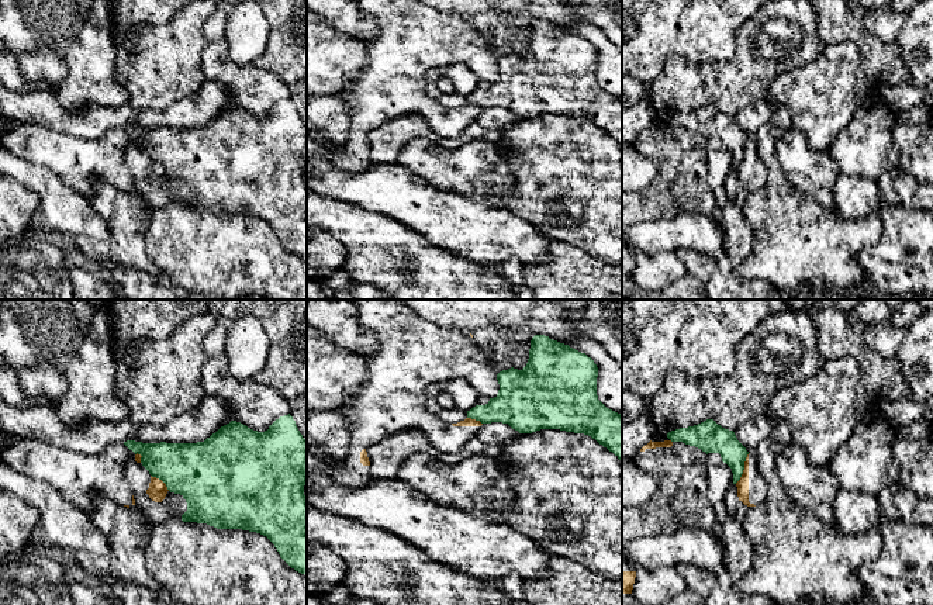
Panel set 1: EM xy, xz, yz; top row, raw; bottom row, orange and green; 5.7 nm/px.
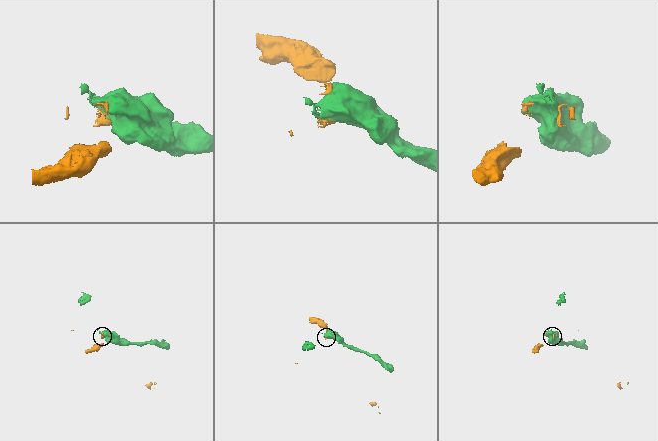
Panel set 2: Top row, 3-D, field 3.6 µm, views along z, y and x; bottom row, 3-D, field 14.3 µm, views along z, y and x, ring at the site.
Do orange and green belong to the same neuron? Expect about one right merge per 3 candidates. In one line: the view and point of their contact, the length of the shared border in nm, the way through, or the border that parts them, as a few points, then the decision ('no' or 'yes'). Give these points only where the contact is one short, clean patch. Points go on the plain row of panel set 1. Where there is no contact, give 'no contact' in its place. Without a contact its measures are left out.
yz (745, 154) | 190 nm | no

